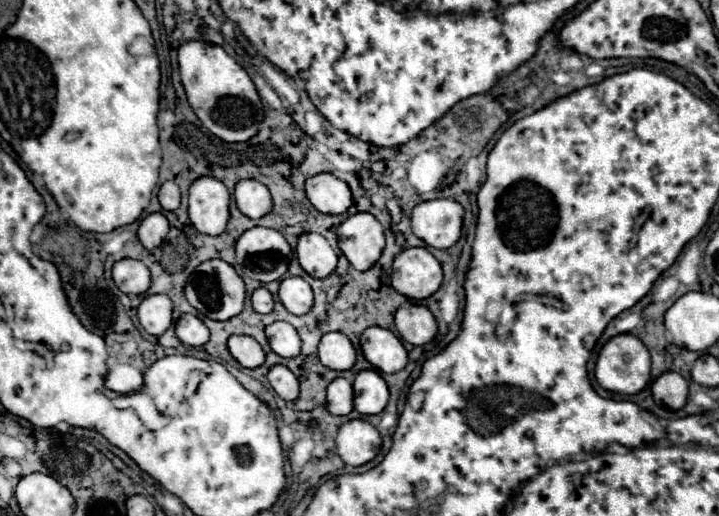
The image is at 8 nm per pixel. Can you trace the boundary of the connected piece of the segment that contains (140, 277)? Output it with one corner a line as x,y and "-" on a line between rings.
121,259
113,267
113,279
123,293
145,293
151,285
151,273
137,259

